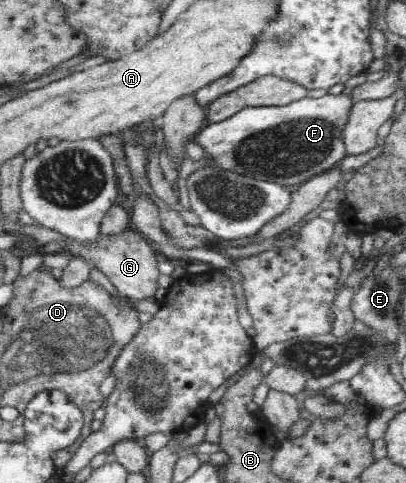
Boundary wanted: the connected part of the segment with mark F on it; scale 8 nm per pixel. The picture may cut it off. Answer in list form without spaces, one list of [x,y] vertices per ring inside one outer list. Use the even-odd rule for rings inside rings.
[[[327,93],[321,98],[306,97],[285,105],[246,107],[226,120],[210,123],[190,141],[200,144],[204,152],[208,153],[209,160],[225,171],[259,178],[282,187],[293,186],[328,172],[348,155],[342,140],[342,130],[354,103],[350,95]]]

